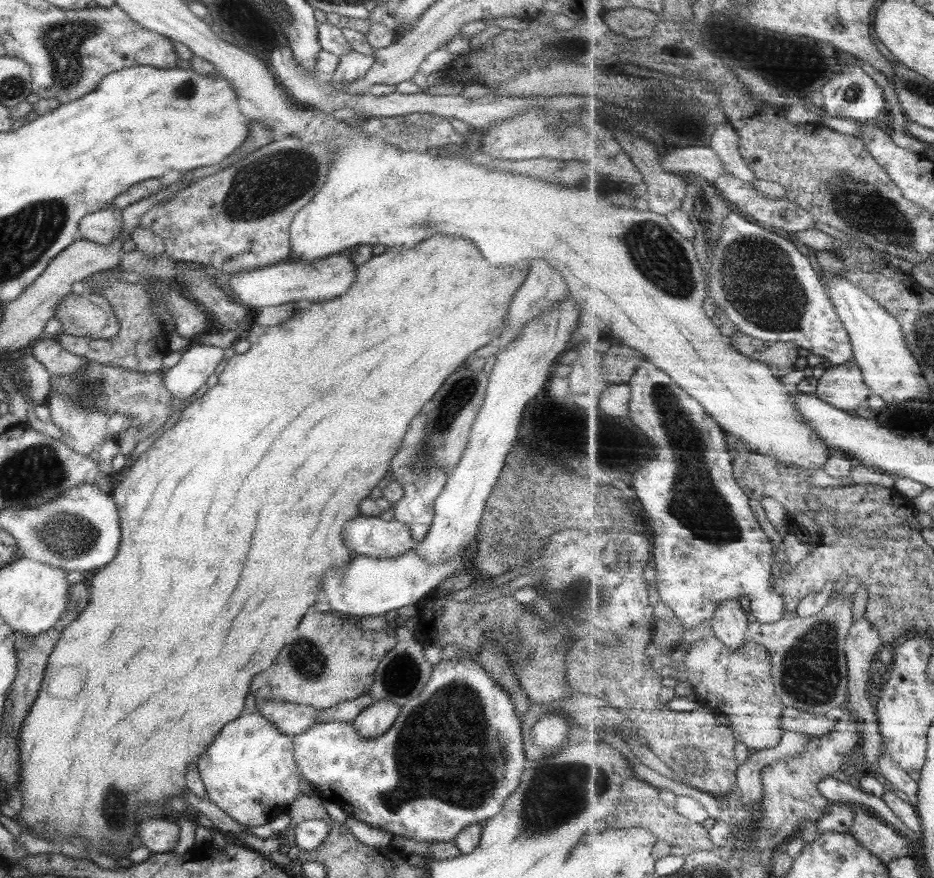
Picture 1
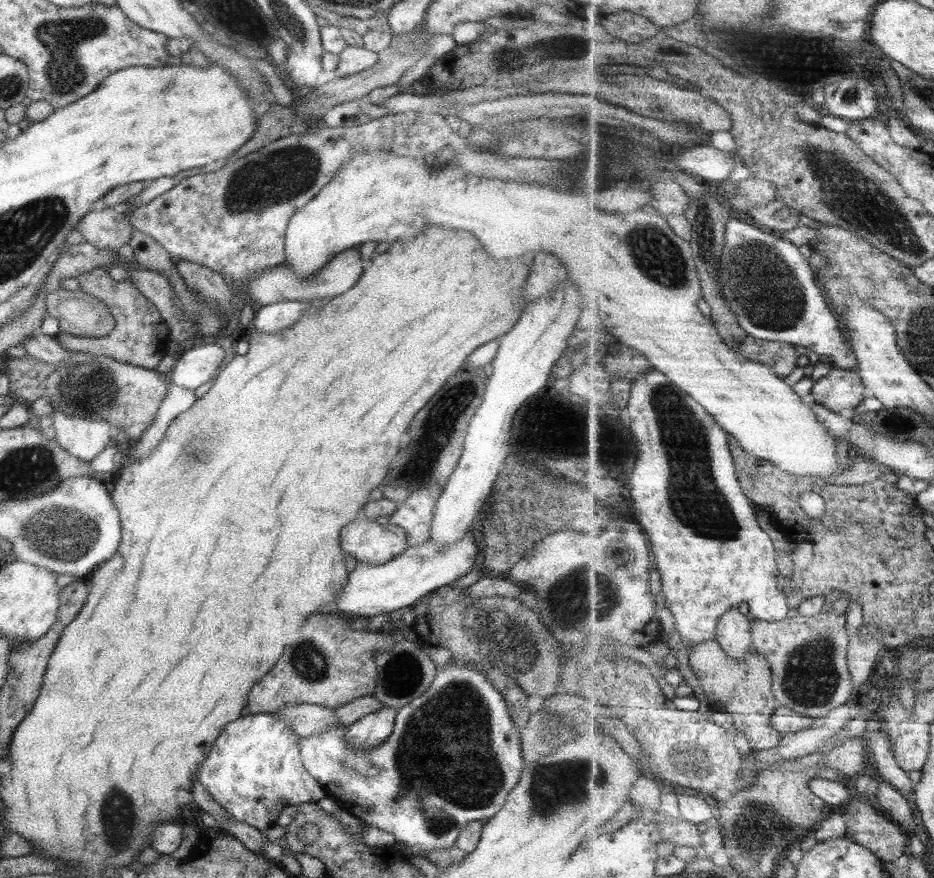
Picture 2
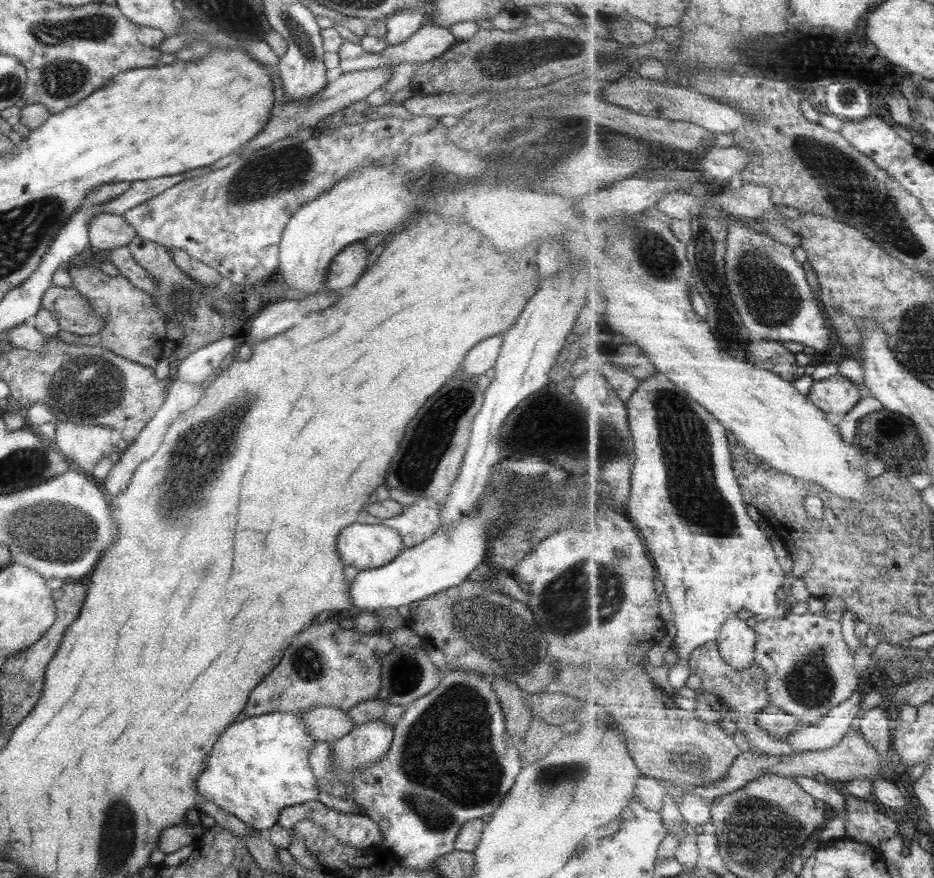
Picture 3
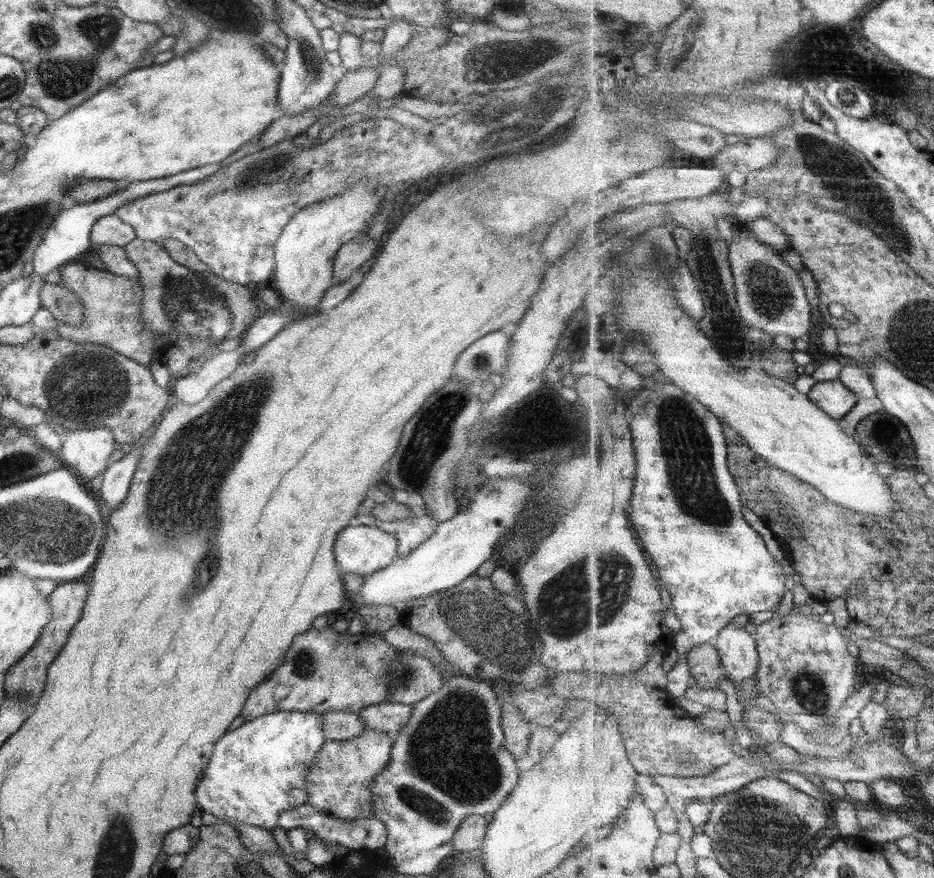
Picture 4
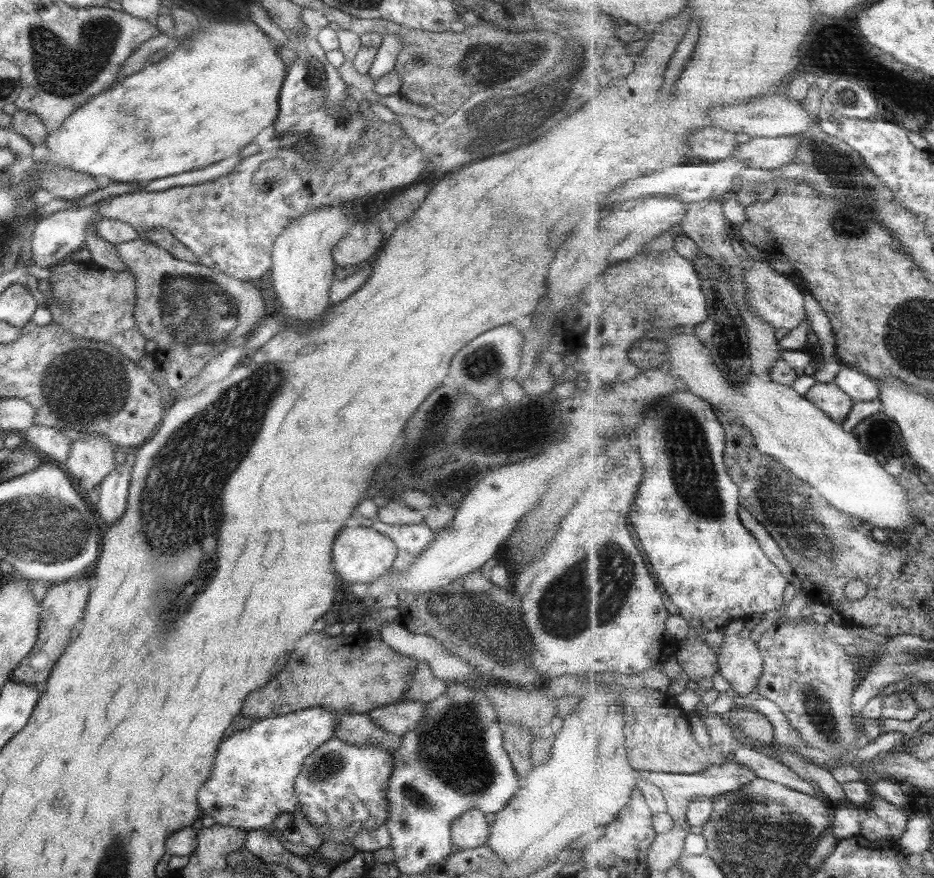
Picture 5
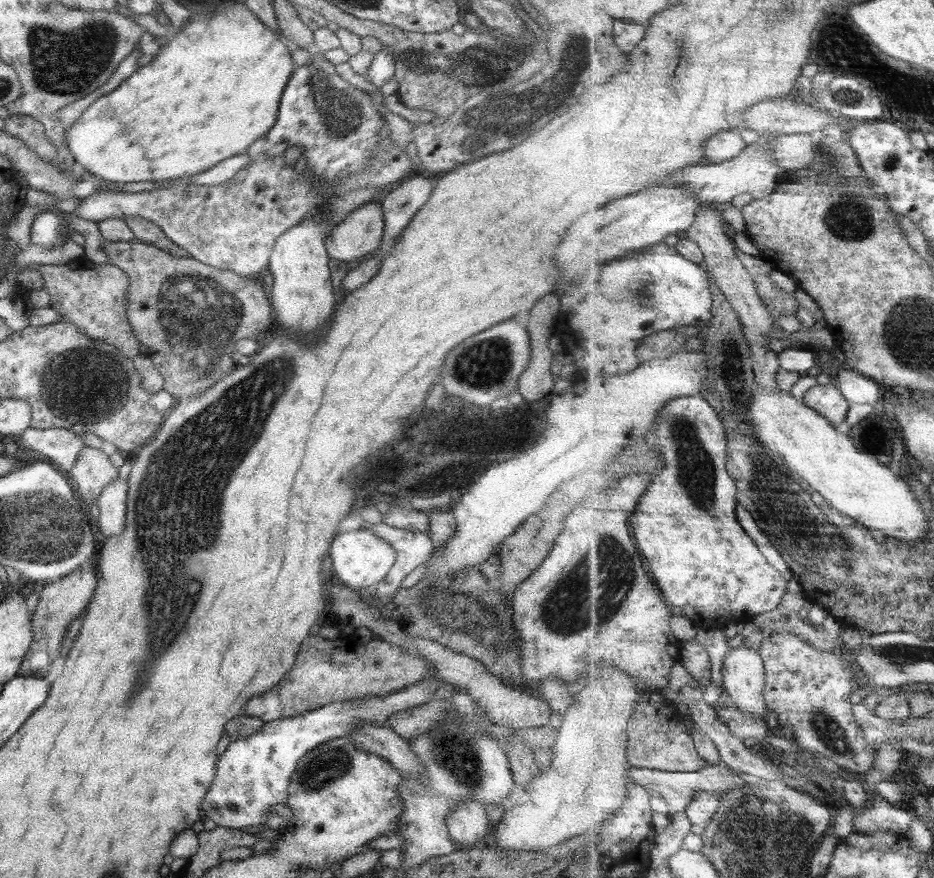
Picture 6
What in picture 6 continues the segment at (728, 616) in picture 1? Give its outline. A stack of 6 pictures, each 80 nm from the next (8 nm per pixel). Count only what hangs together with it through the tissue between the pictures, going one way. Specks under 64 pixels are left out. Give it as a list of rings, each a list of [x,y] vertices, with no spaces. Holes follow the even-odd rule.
[[[744,645],[731,649],[722,666],[722,687],[730,695],[731,705],[766,720],[768,705],[764,697],[766,668],[757,650]]]

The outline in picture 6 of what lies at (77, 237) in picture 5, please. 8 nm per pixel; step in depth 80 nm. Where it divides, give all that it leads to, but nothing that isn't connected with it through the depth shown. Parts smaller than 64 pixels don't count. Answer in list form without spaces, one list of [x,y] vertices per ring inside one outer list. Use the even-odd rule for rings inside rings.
[[[42,211],[35,214],[30,224],[30,244],[36,244],[37,247],[50,248],[61,244],[63,240],[59,229],[61,226],[67,230],[65,216],[56,215],[51,211]]]

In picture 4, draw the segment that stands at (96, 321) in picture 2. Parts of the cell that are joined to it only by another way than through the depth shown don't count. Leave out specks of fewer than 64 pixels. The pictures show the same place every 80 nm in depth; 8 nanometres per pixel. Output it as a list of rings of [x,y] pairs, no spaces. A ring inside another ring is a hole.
[[[43,284],[39,292],[40,308],[47,310],[61,324],[71,328],[81,326],[83,322],[83,307],[79,299],[56,284]]]

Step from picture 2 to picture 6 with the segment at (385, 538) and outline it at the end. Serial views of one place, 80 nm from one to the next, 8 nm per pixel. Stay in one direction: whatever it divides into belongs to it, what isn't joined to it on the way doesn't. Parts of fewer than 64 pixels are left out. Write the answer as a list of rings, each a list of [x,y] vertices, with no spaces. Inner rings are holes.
[[[363,528],[335,532],[333,535],[327,552],[331,560],[329,574],[334,581],[348,589],[358,591],[360,588],[372,589],[384,580],[394,561],[394,550],[387,541],[377,538],[371,529]]]

